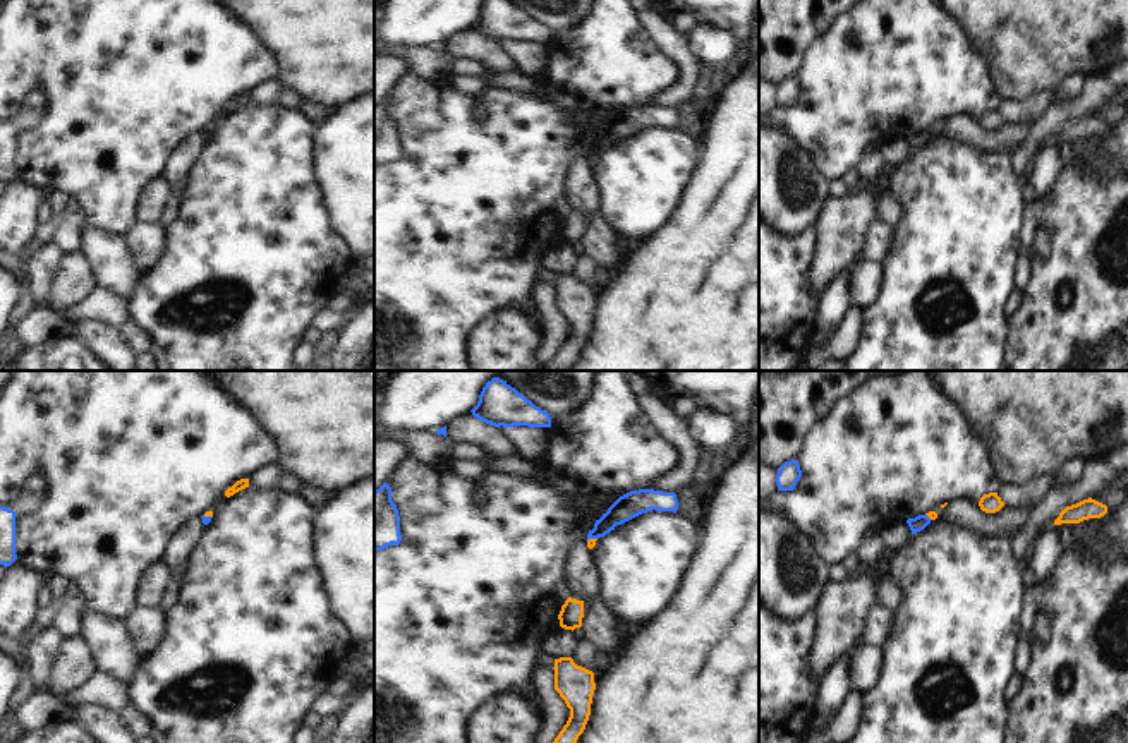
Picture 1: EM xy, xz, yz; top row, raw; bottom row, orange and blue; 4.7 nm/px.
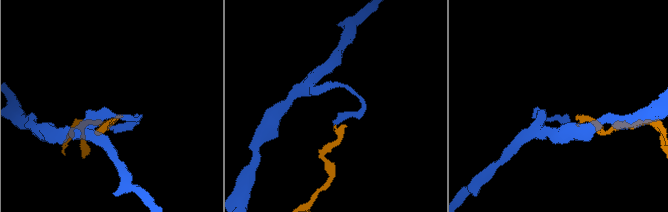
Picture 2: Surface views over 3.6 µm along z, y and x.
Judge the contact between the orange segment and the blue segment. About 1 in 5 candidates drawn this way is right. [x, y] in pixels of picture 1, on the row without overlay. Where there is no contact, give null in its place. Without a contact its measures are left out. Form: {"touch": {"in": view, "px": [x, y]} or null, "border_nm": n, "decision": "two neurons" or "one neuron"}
{"touch": {"in": "xz", "px": [591, 155]}, "border_nm": 50, "decision": "two neurons"}

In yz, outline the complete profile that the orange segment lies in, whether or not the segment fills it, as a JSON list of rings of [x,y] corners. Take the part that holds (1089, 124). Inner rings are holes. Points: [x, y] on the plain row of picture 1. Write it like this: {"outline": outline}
{"outline": [[[1089,113],[1076,120],[1066,122],[1059,132],[1054,136],[1054,141],[1061,139],[1080,139],[1089,134],[1101,134],[1107,129],[1107,122]]]}

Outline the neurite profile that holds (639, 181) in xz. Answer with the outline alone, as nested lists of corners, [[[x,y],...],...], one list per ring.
[[[673,127],[642,129],[591,165],[601,220],[634,245],[675,213],[699,158],[699,142]]]

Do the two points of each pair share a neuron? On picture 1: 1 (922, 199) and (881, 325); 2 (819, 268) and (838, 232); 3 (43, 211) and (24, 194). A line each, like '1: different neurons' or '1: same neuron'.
1: same neuron
2: same neuron
3: different neurons

